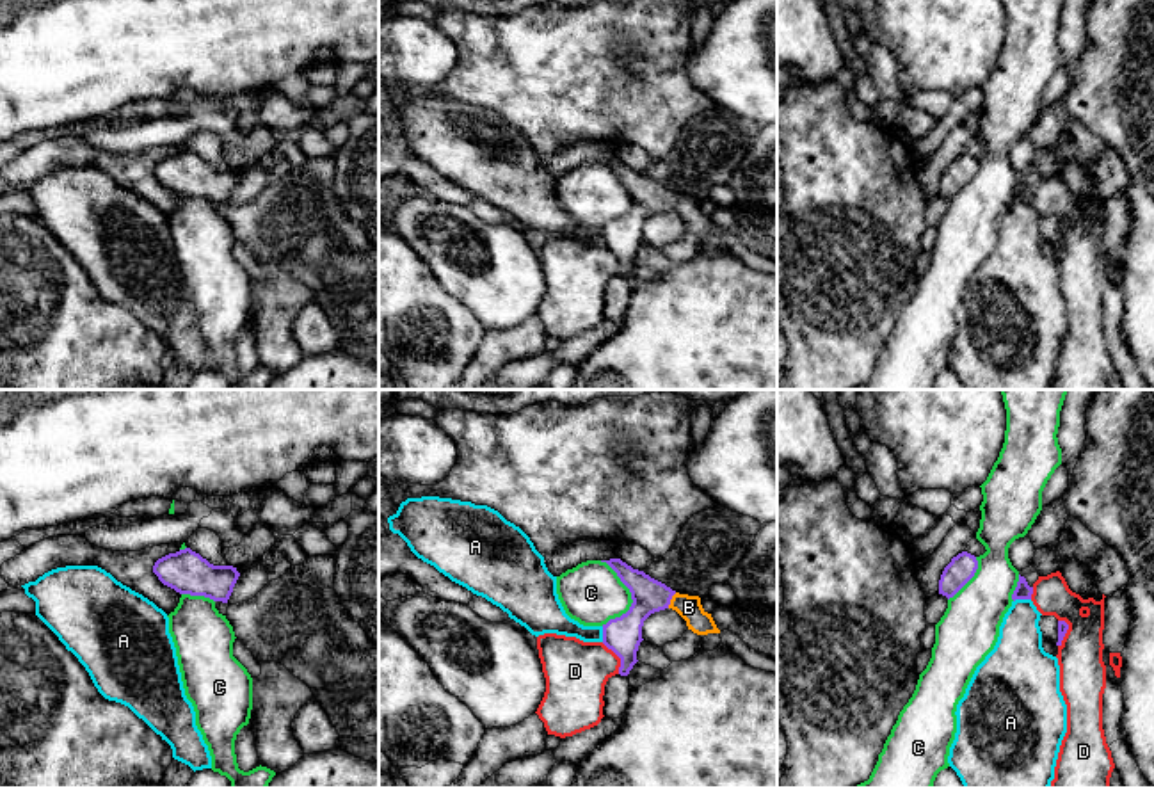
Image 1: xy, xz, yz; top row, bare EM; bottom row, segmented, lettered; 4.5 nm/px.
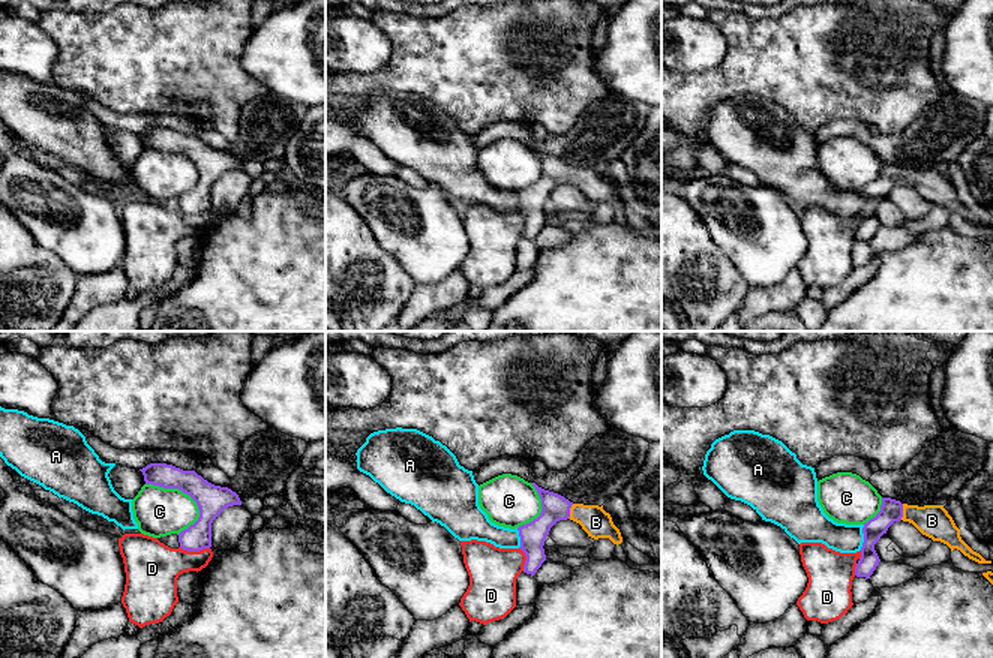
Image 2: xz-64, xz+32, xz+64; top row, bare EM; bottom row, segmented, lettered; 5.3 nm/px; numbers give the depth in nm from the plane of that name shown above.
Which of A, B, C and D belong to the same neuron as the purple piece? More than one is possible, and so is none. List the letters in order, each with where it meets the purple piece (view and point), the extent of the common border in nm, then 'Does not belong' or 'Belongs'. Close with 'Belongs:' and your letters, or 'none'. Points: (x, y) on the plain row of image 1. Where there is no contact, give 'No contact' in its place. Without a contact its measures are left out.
A: Touches purple at yz (1021, 200). Shared border 80 nm. Does not belong
B: Touches purple at xz (671, 200). Shared border 80 nm. Belongs
C: Touches purple at xz (632, 196). Shared border 300 nm. Does not belong
D: Touches purple at xz (617, 257). Shared border 170 nm. Does not belong
Belongs: B

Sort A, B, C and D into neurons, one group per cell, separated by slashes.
A / B / C / D

